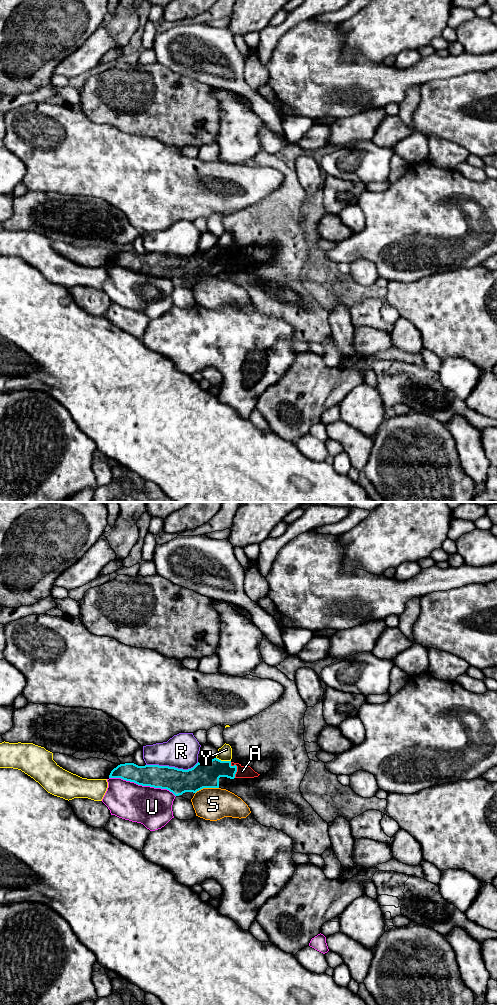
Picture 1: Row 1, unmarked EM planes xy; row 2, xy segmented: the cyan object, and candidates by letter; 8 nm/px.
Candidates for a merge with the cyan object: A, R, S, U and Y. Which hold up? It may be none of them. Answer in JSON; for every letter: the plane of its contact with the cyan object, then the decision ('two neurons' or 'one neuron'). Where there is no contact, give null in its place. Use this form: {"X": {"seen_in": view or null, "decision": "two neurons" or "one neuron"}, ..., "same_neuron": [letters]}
{"A": {"seen_in": "xy", "decision": "one neuron"}, "R": {"seen_in": "xy", "decision": "two neurons"}, "S": {"seen_in": "xy", "decision": "two neurons"}, "U": {"seen_in": "xy", "decision": "two neurons"}, "Y": {"seen_in": "xy", "decision": "two neurons"}, "same_neuron": ["A"]}

